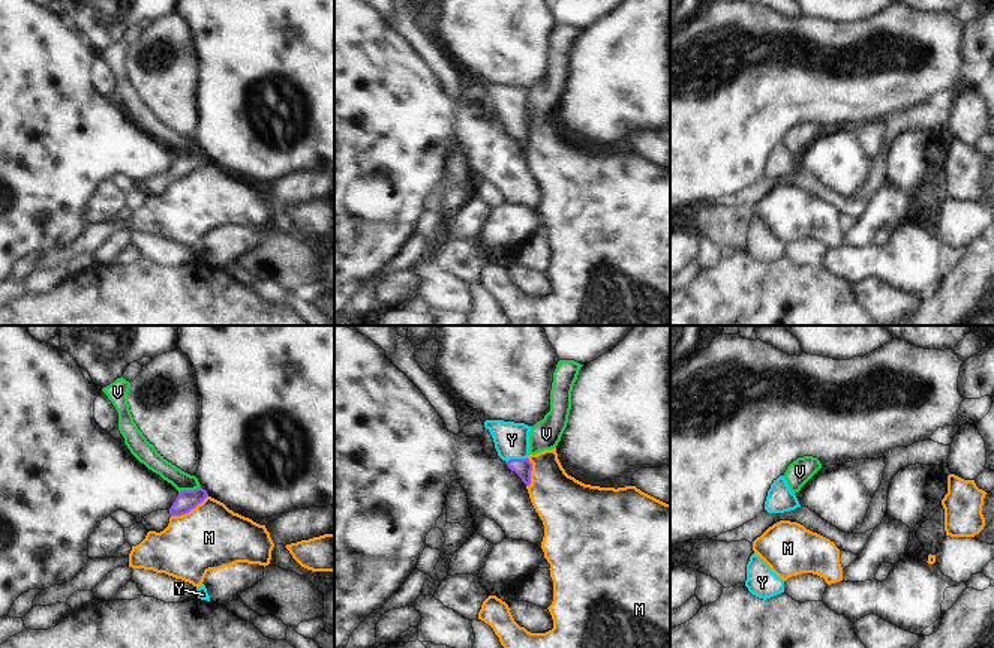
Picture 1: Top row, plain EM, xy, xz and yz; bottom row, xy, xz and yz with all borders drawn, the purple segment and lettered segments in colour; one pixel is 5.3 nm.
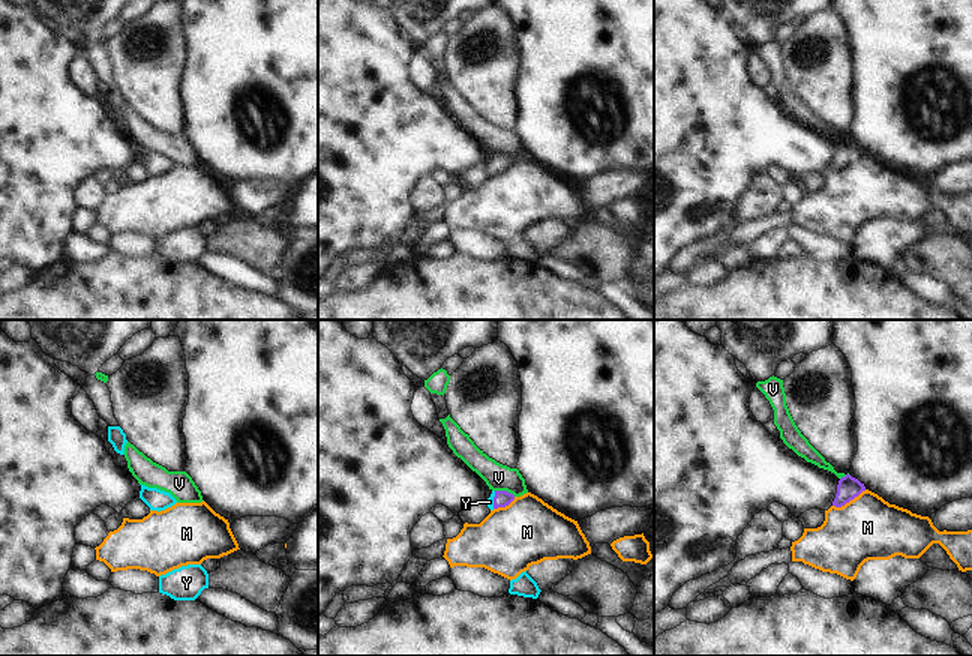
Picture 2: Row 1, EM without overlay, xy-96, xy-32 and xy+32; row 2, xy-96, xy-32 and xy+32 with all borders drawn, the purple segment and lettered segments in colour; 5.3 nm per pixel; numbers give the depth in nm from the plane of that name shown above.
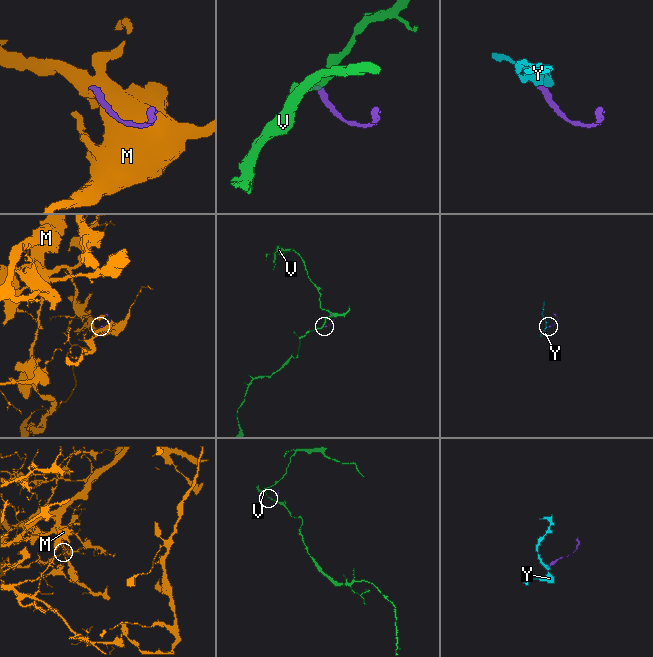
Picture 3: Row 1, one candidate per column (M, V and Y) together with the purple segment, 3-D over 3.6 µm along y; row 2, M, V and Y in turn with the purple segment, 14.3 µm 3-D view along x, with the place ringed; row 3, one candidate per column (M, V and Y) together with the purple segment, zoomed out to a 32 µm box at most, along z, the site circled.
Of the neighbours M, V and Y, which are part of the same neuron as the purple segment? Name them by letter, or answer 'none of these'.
Y.

